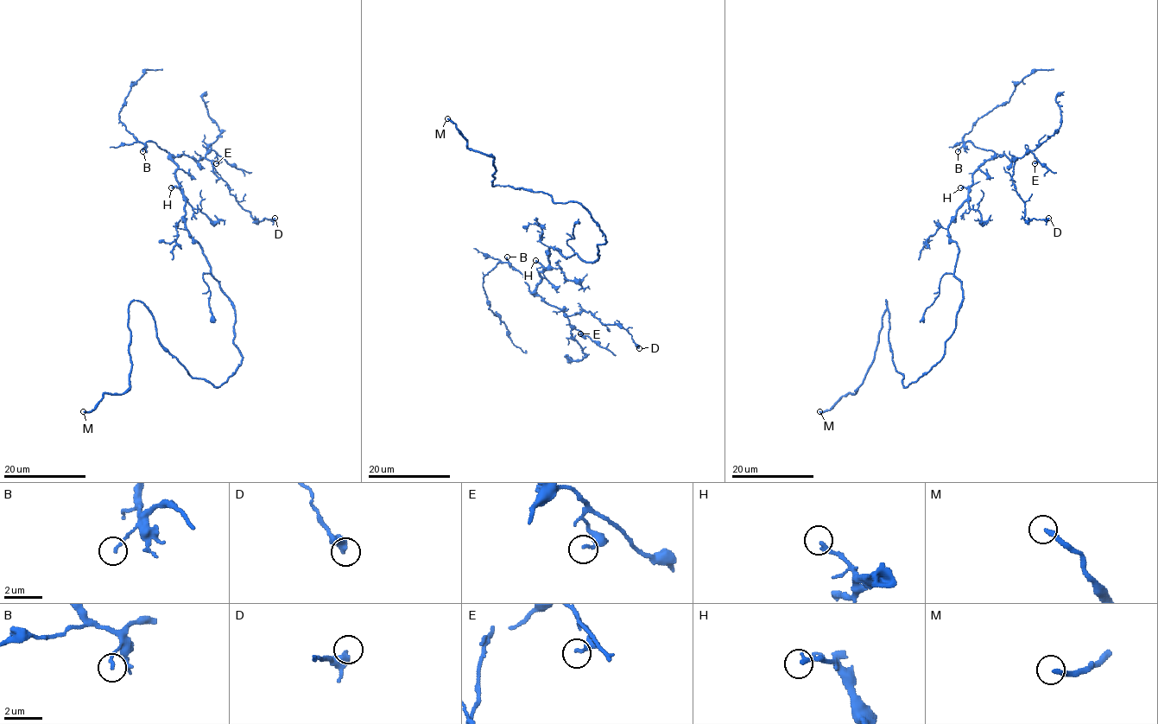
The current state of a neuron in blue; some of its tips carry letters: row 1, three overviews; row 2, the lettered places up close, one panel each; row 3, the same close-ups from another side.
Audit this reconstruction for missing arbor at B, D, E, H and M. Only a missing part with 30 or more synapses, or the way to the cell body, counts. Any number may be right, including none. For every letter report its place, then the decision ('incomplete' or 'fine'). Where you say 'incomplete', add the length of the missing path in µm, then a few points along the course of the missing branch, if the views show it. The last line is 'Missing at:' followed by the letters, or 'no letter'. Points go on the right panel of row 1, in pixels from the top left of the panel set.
B: (958, 151) | fine
D: (1048, 218) | fine
E: (1034, 163) | fine
H: (960, 187) | incomplete | 70 µm | (960, 187), (955, 187), (949, 181), (983, 147), (994, 129), (996, 114), (1016, 92), (1072, 67), (1093, 72)
M: (819, 411) | incomplete | 110 µm
Missing at: H, M

